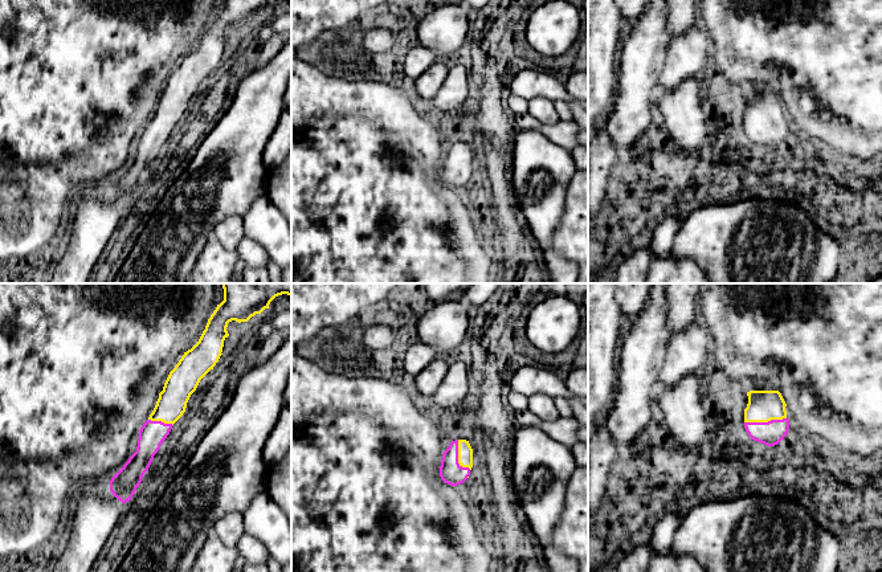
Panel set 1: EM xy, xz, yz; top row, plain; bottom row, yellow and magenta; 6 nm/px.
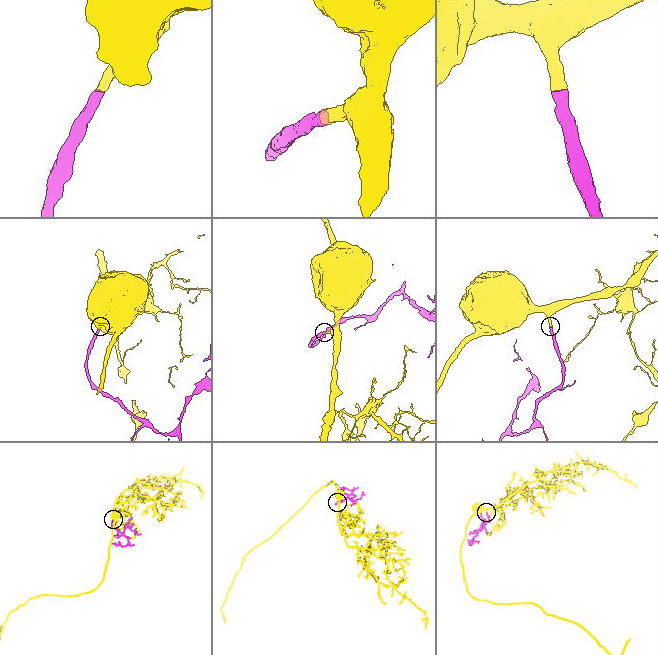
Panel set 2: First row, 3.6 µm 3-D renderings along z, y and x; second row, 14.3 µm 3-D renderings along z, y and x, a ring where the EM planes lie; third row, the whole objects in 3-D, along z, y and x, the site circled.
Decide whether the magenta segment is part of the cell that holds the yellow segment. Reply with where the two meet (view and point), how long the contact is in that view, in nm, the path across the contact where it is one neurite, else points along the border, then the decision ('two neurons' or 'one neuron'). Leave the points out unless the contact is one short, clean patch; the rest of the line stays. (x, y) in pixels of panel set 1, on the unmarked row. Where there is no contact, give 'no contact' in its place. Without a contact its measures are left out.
yz (764, 125) | 260 nm | across yz (763, 109), (764, 125), (770, 130), (770, 137) | one neuron

